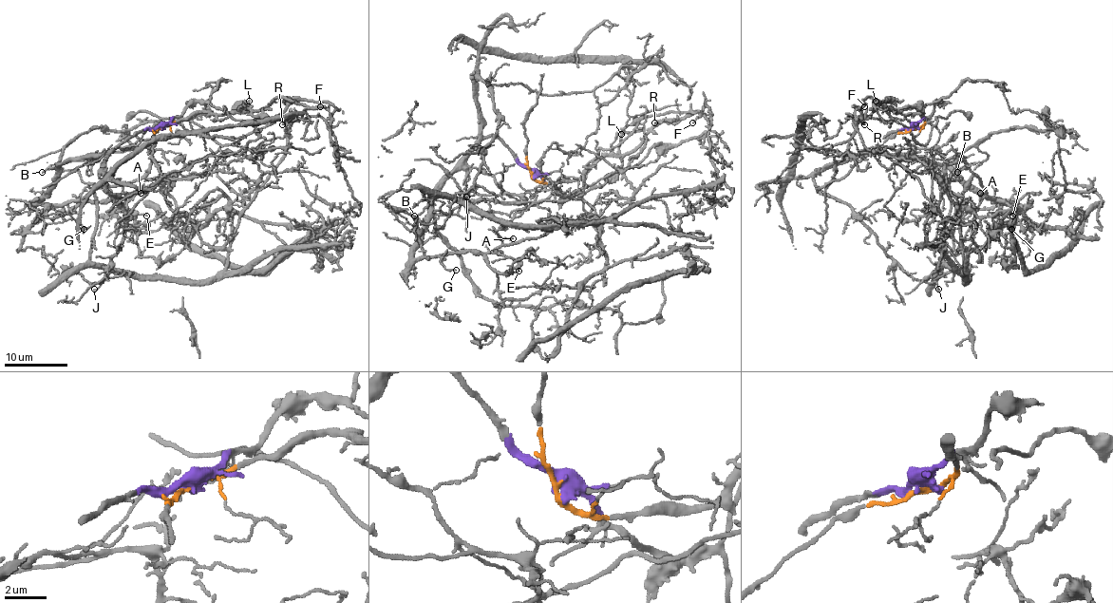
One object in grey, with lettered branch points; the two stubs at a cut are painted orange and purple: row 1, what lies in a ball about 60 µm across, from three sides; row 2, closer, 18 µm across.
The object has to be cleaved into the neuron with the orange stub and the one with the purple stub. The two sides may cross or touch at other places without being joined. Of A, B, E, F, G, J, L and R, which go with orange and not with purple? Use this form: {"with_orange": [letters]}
{"with_orange": ["F", "L", "R"]}

